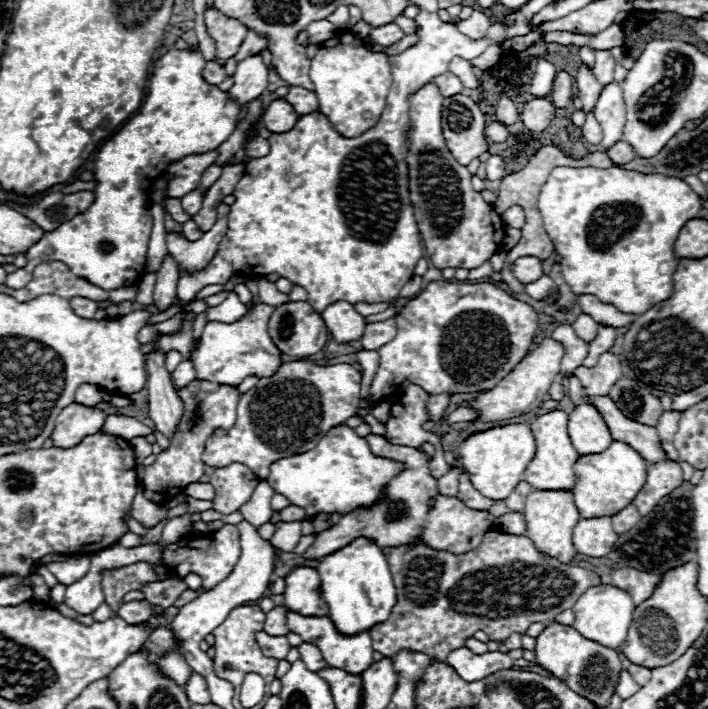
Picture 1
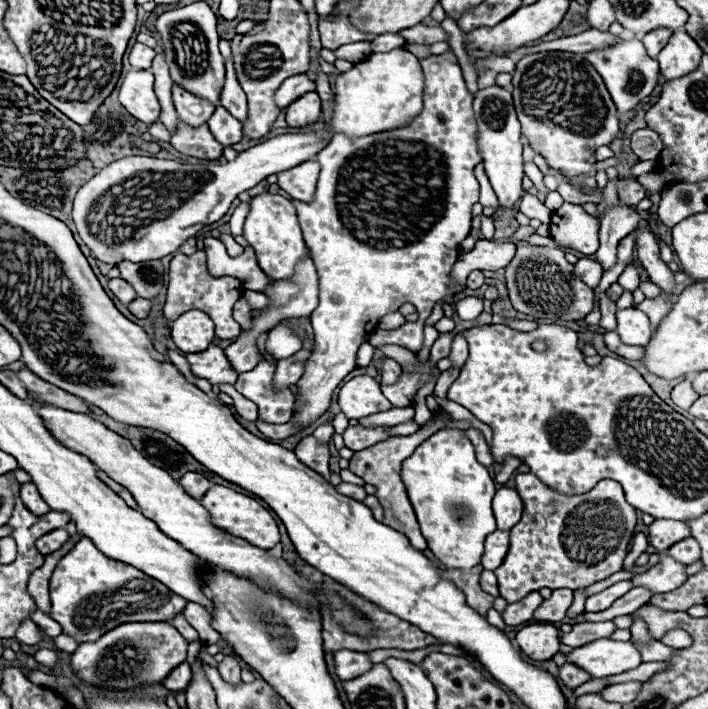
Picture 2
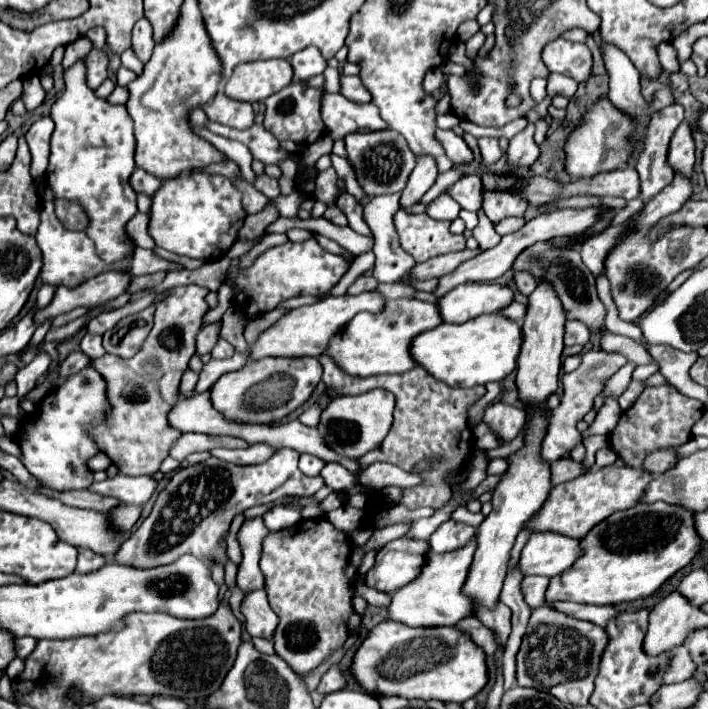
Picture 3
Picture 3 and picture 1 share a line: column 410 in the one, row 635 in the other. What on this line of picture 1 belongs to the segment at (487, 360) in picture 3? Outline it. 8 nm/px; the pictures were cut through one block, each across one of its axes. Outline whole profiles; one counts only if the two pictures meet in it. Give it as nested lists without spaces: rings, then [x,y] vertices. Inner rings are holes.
[[[358,538],[342,550],[326,556],[316,570],[320,574],[324,600],[330,608],[328,616],[340,634],[354,636],[358,632],[370,630],[374,624],[384,622],[396,606],[396,588],[386,556],[366,538]]]

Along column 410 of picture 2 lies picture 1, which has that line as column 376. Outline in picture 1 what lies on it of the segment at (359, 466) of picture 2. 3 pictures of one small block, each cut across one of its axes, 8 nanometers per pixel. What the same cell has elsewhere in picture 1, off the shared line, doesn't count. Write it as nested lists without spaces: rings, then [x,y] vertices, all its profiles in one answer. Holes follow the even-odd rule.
[[[368,434],[366,440],[374,454],[398,460],[406,464],[406,470],[400,472],[396,478],[392,478],[392,482],[388,482],[384,500],[380,500],[376,506],[372,506],[370,510],[358,508],[342,516],[340,522],[332,526],[330,530],[316,534],[316,540],[312,542],[312,546],[302,554],[306,560],[322,560],[324,556],[348,546],[356,538],[368,538],[368,540],[374,540],[380,548],[386,548],[386,546],[392,548],[398,544],[410,544],[418,534],[422,534],[424,542],[428,546],[434,546],[436,550],[464,554],[480,546],[484,532],[496,526],[496,518],[490,512],[472,510],[464,506],[458,498],[438,496],[436,478],[430,476],[428,456],[424,452],[408,446],[394,446],[384,436],[378,436],[378,434]],[[432,498],[436,500],[436,506],[428,510],[428,500]]]

